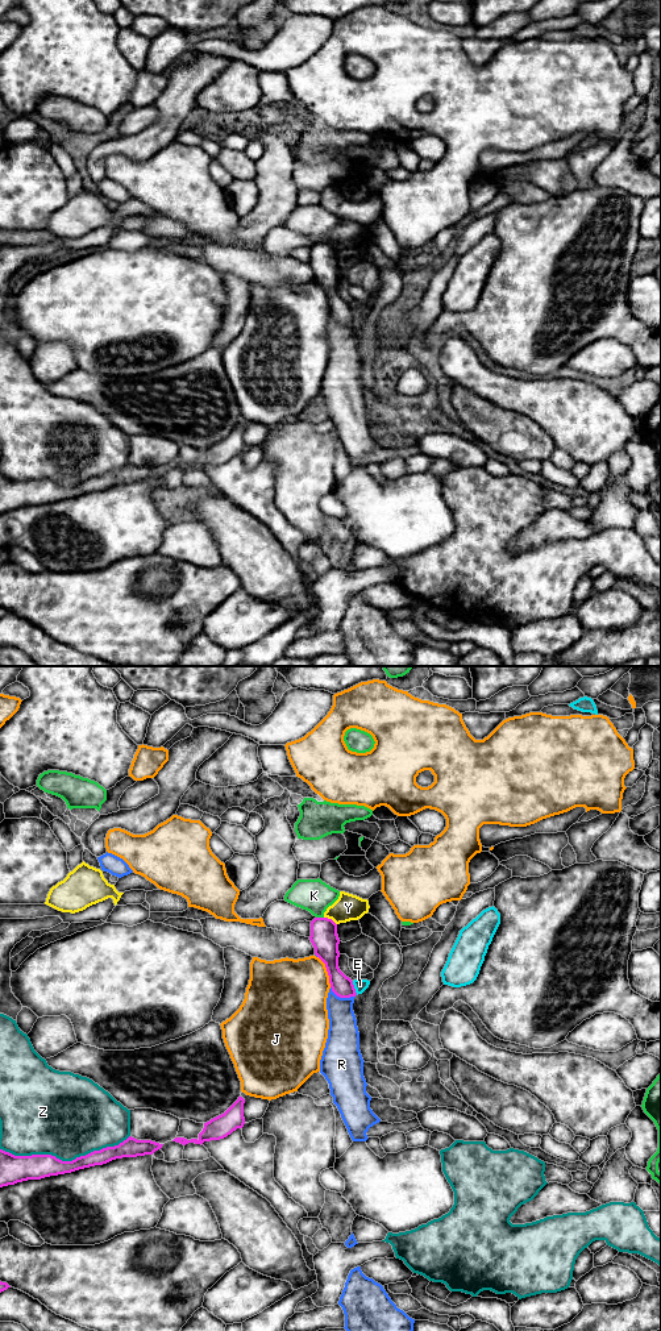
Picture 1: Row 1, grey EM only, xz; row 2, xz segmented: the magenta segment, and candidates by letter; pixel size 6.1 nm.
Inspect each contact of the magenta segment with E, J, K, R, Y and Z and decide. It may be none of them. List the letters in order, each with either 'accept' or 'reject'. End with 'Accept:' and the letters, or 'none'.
E: reject
J: reject
K: reject
R: reject
Y: reject
Z: reject
Accept: none

